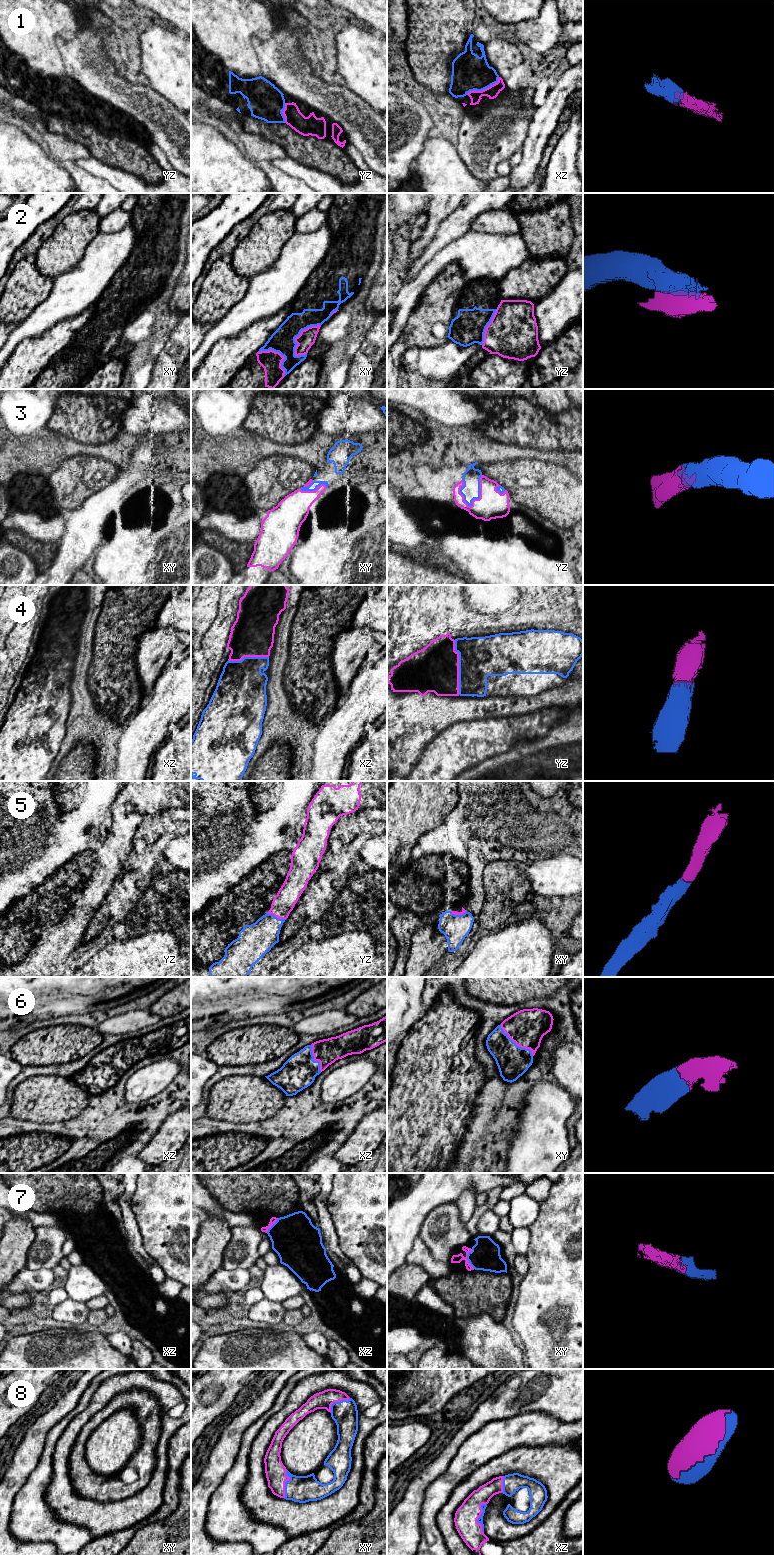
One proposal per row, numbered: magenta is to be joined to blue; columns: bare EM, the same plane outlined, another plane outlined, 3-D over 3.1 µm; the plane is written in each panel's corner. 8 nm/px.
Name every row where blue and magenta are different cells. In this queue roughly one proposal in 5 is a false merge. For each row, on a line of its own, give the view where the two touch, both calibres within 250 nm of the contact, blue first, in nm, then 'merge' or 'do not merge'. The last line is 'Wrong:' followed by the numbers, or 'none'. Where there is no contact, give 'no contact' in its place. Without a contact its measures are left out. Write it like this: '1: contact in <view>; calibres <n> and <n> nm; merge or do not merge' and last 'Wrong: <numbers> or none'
1: contact in xz; calibres 300 and 100 nm; merge
2: contact in xy; calibres 190 and 140 nm; do not merge
3: contact in yz; calibres 140 and 220 nm; merge
4: contact in yz; calibres 340 and 380 nm; merge
5: contact in yz; calibres 260 and 180 nm; merge
6: contact in xy; calibres 260 and 300 nm; merge
7: contact in xy; calibres 240 and 70 nm; merge
8: contact in xz; calibres 50 and 180 nm; merge
Wrong: 2

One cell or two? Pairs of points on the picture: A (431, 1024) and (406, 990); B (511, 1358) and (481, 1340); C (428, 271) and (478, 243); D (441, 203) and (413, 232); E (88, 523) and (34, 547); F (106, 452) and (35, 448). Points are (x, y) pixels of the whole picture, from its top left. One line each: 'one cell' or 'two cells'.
A: two cells
B: one cell
C: one cell
D: two cells
E: two cells
F: one cell

